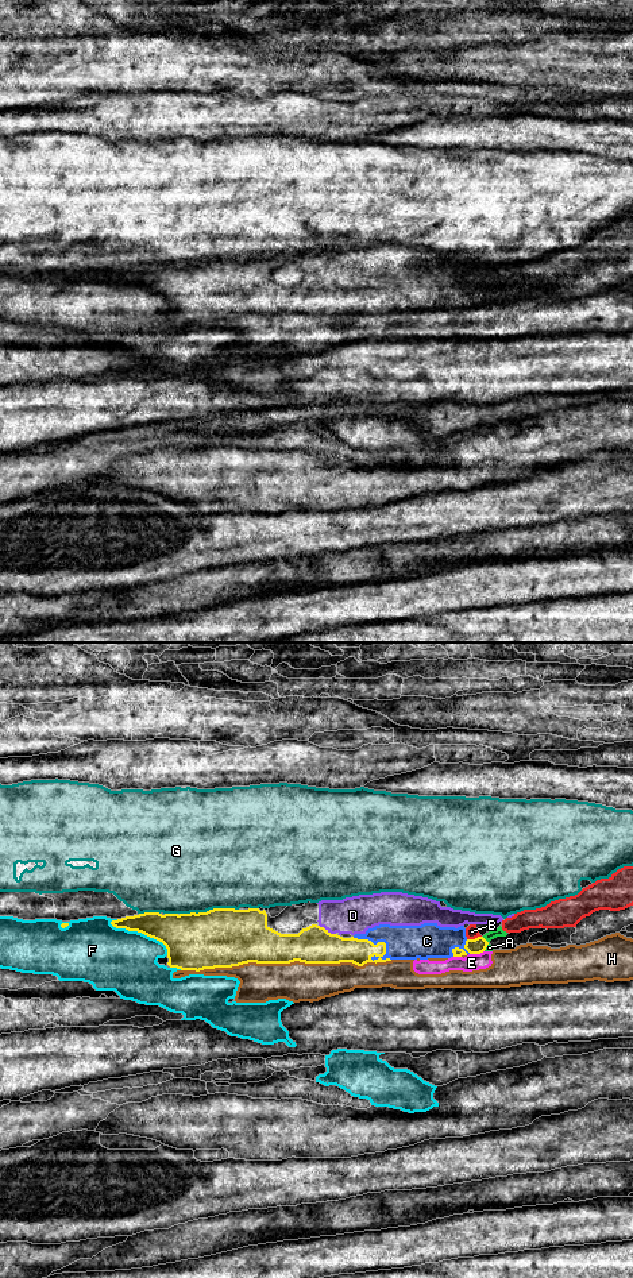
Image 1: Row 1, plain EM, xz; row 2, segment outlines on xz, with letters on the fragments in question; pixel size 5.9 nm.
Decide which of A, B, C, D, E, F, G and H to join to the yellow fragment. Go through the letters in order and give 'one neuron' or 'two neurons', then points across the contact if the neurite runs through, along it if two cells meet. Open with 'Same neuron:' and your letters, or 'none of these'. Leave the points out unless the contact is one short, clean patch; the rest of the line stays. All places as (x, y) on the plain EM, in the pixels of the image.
Same neuron: C, D
A: two neurons
B: two neurons | along xz (481, 288), (467, 292)
C: one neuron
D: one neuron
E: two neurons | along xz (483, 302), (470, 307)
F: two neurons
G: two neurons
H: two neurons

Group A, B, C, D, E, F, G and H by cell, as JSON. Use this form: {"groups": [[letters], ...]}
{"groups": [["A", "B"], ["C", "D"], ["E", "H"], ["F"], ["G"]]}

